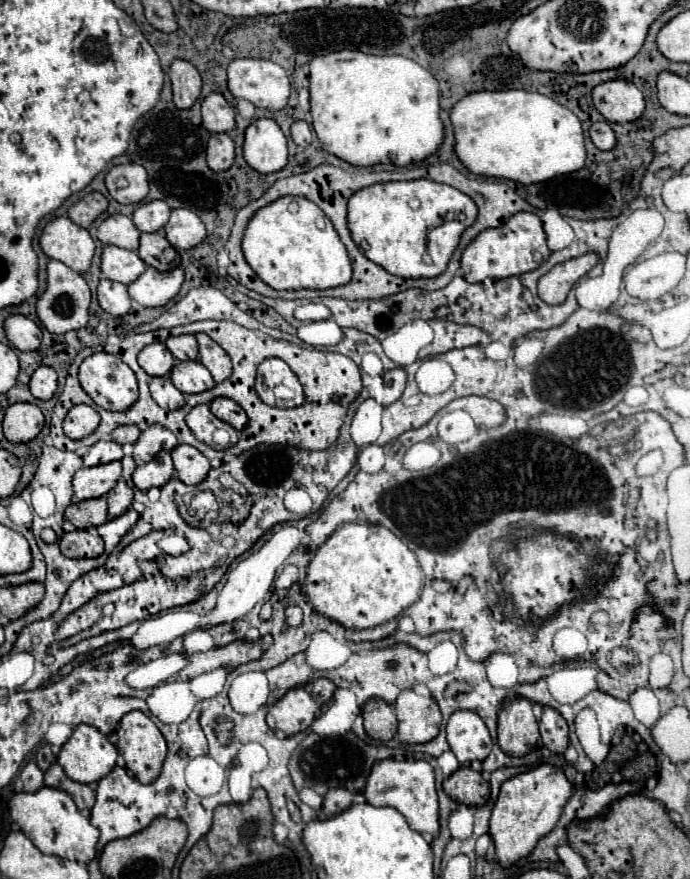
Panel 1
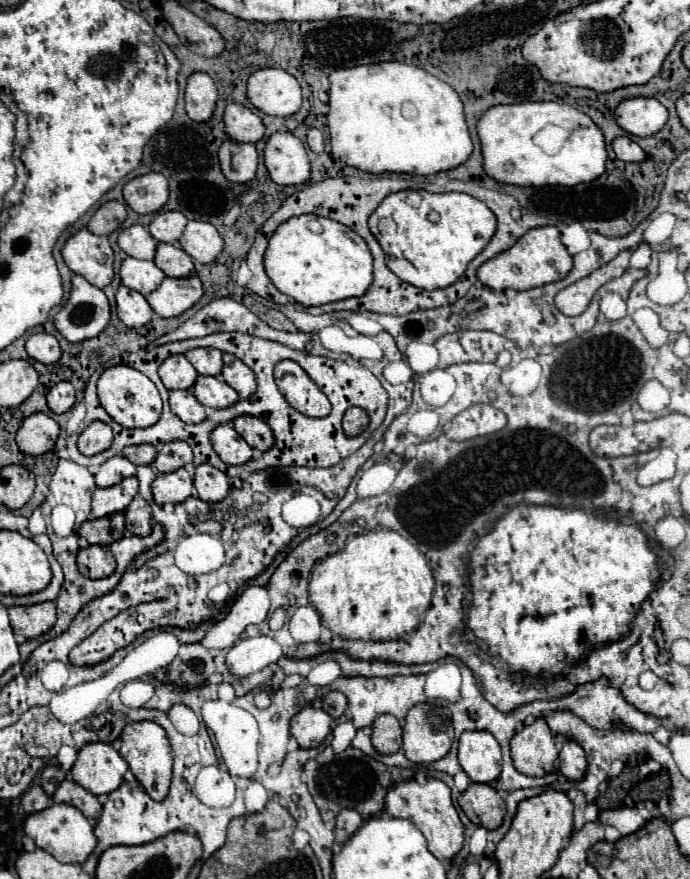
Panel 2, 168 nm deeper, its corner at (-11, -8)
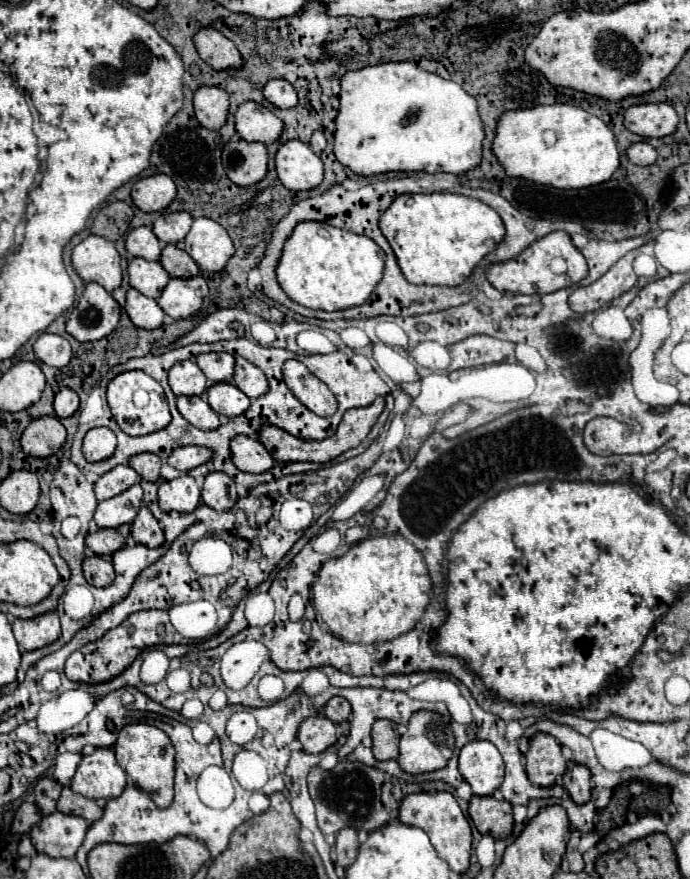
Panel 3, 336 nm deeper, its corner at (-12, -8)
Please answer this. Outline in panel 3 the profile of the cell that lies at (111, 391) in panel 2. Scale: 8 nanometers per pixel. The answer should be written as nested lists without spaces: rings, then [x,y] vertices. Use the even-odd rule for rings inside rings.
[[[126,371],[116,375],[108,385],[108,405],[112,409],[118,427],[132,437],[142,437],[160,431],[172,421],[164,389],[160,387],[158,381],[154,381],[144,371]]]

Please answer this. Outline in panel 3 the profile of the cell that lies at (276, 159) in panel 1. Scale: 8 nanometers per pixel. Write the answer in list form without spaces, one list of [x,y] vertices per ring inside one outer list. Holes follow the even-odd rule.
[[[288,141],[276,153],[276,171],[290,191],[310,191],[324,179],[324,163],[302,141]]]

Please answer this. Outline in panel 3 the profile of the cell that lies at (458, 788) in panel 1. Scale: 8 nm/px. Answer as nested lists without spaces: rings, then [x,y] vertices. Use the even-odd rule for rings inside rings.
[[[472,797],[468,813],[482,835],[494,839],[506,839],[512,835],[514,819],[512,805],[508,801],[496,801],[494,797]]]

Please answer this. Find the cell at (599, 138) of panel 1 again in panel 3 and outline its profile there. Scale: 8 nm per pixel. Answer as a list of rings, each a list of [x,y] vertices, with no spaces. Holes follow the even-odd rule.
[[[640,141],[640,143],[630,145],[628,151],[626,151],[626,155],[636,165],[652,165],[656,161],[656,151],[646,141]]]

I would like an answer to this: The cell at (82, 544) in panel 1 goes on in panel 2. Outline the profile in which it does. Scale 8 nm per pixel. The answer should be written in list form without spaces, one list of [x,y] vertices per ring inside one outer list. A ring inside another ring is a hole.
[[[89,545],[85,549],[79,549],[77,567],[81,575],[89,579],[109,577],[115,571],[115,557],[105,545]]]

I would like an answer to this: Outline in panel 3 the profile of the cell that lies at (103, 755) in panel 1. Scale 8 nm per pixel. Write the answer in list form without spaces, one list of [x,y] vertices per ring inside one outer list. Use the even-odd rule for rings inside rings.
[[[96,749],[92,755],[82,757],[82,763],[78,765],[78,771],[70,785],[74,793],[90,797],[90,799],[114,799],[124,791],[124,787],[126,787],[126,773],[118,765],[112,749]]]

